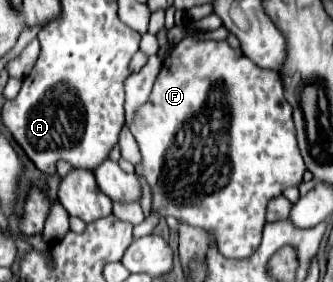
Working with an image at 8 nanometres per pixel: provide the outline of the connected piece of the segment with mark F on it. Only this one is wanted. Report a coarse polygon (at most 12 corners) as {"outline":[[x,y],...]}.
{"outline":[[181,40],[131,134],[157,216],[259,248],[301,186],[279,74]]}

